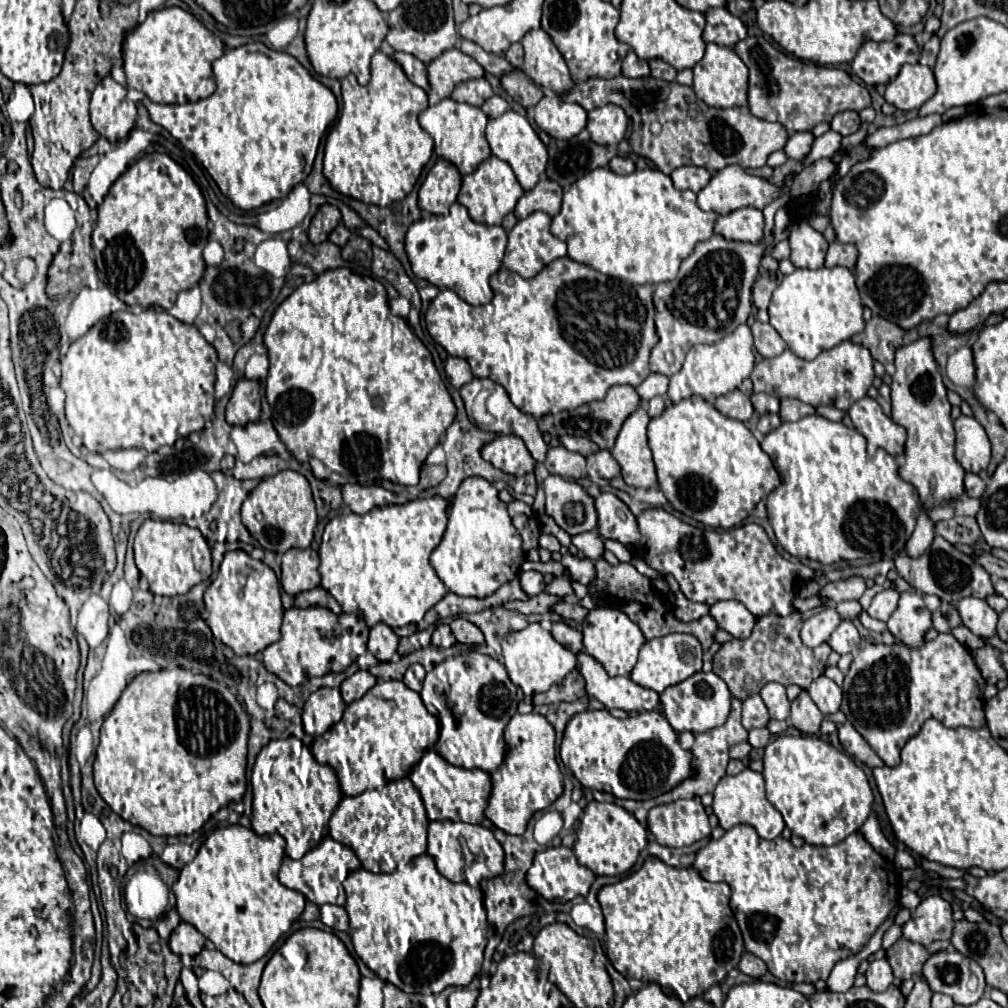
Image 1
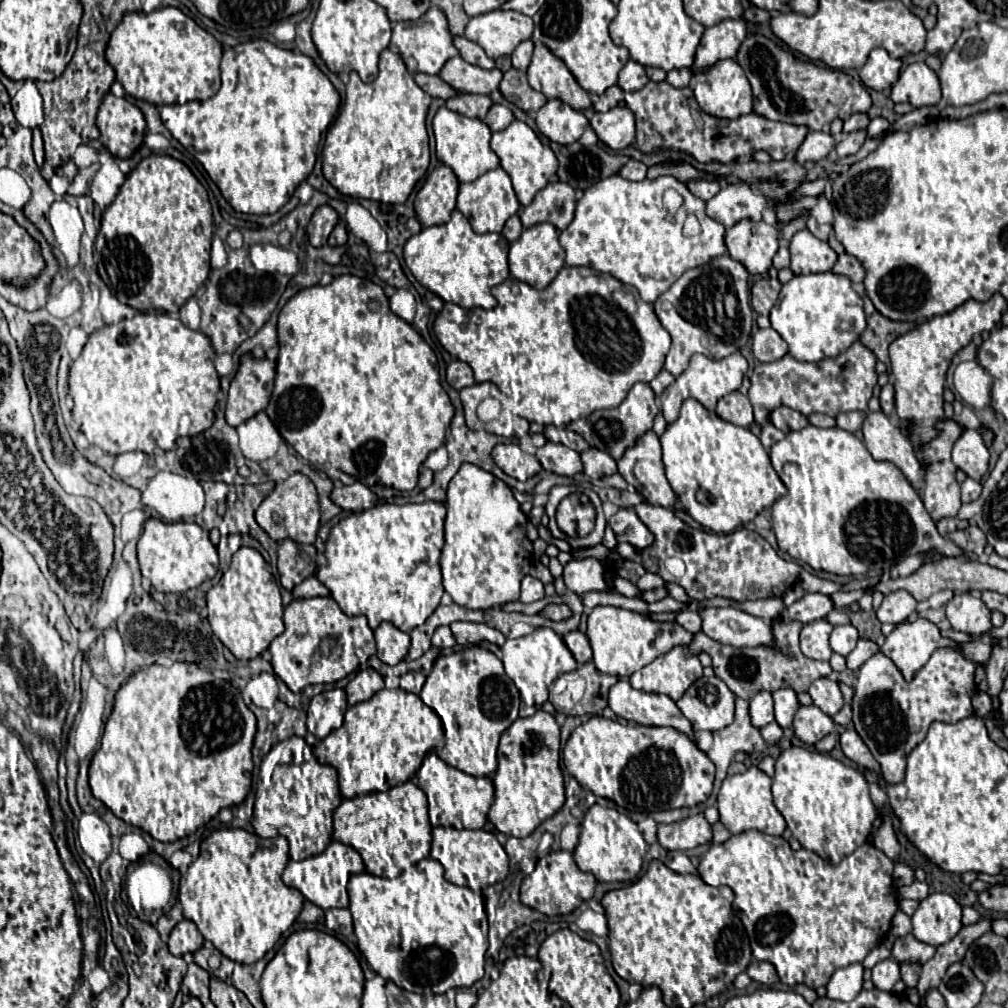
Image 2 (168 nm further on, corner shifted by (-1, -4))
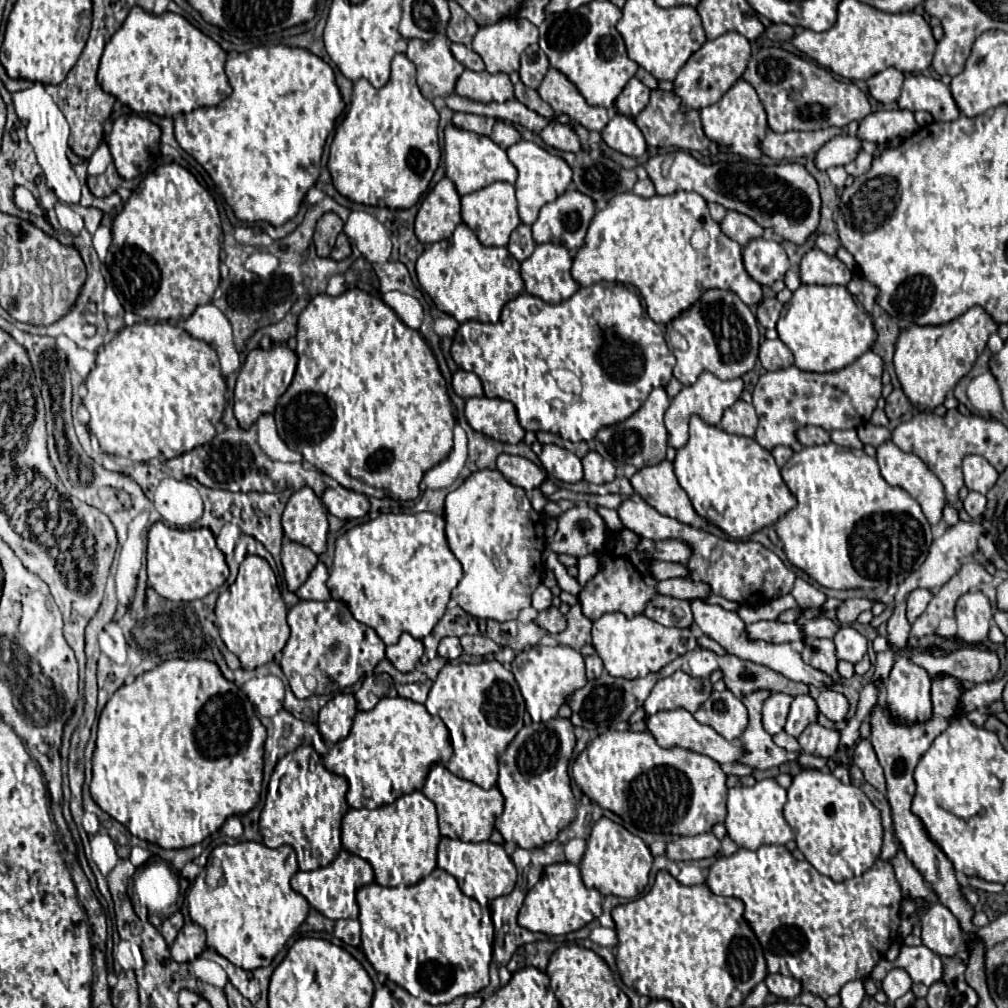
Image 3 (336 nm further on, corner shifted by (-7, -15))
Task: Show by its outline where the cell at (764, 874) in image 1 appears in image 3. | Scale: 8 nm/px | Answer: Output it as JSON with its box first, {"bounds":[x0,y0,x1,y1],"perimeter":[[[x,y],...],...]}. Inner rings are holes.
{"bounds":[707,845,901,999],"perimeter":[[[763,845],[757,851],[739,849],[729,857],[719,857],[709,869],[707,885],[715,895],[731,895],[745,903],[743,917],[763,947],[769,973],[789,975],[801,983],[803,991],[821,999],[837,995],[847,981],[869,979],[873,967],[895,943],[901,923],[901,887],[897,887],[893,865],[881,859],[877,859],[877,863],[861,877],[835,883],[833,879],[821,875],[809,861],[797,861],[787,847]]]}

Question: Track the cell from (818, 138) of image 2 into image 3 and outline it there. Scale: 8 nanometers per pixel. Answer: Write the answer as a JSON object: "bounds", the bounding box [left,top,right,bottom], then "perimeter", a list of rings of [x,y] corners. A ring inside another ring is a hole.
{"bounds":[815,135,861,171],"perimeter":[[[837,135],[819,149],[815,157],[815,165],[819,171],[827,171],[829,167],[837,167],[837,165],[847,165],[855,161],[859,149],[861,149],[861,141],[857,137]]]}

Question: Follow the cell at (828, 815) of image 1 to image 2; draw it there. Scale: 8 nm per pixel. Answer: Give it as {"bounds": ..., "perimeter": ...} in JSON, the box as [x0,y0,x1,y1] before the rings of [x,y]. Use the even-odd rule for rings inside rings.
{"bounds":[773,748,877,864],"perimeter":[[[807,748],[783,750],[777,758],[773,802],[799,844],[831,864],[839,864],[841,858],[863,846],[877,818],[877,810],[869,796],[869,784],[863,774],[837,762],[829,754]]]}

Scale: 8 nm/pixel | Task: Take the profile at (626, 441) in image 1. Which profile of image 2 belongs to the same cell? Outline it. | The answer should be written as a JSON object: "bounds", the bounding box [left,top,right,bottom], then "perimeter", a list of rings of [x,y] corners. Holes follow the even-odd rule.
{"bounds":[617,432,677,508],"perimeter":[[[647,432],[637,440],[633,448],[625,452],[625,456],[617,462],[619,474],[635,486],[635,490],[651,504],[673,508],[677,504],[677,494],[667,482],[663,460],[661,460],[661,444],[655,432]]]}

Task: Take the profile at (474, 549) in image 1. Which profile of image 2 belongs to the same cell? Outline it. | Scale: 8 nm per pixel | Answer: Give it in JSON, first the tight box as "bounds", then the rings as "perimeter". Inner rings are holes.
{"bounds":[441,464,533,610],"perimeter":[[[463,464],[449,482],[445,508],[447,508],[447,518],[445,518],[445,546],[441,554],[441,572],[443,572],[443,588],[453,598],[453,602],[471,610],[489,610],[493,606],[503,606],[507,602],[519,600],[519,584],[531,568],[533,544],[527,538],[525,530],[527,516],[525,512],[521,512],[521,506],[515,500],[513,490],[491,472],[475,464]]]}

